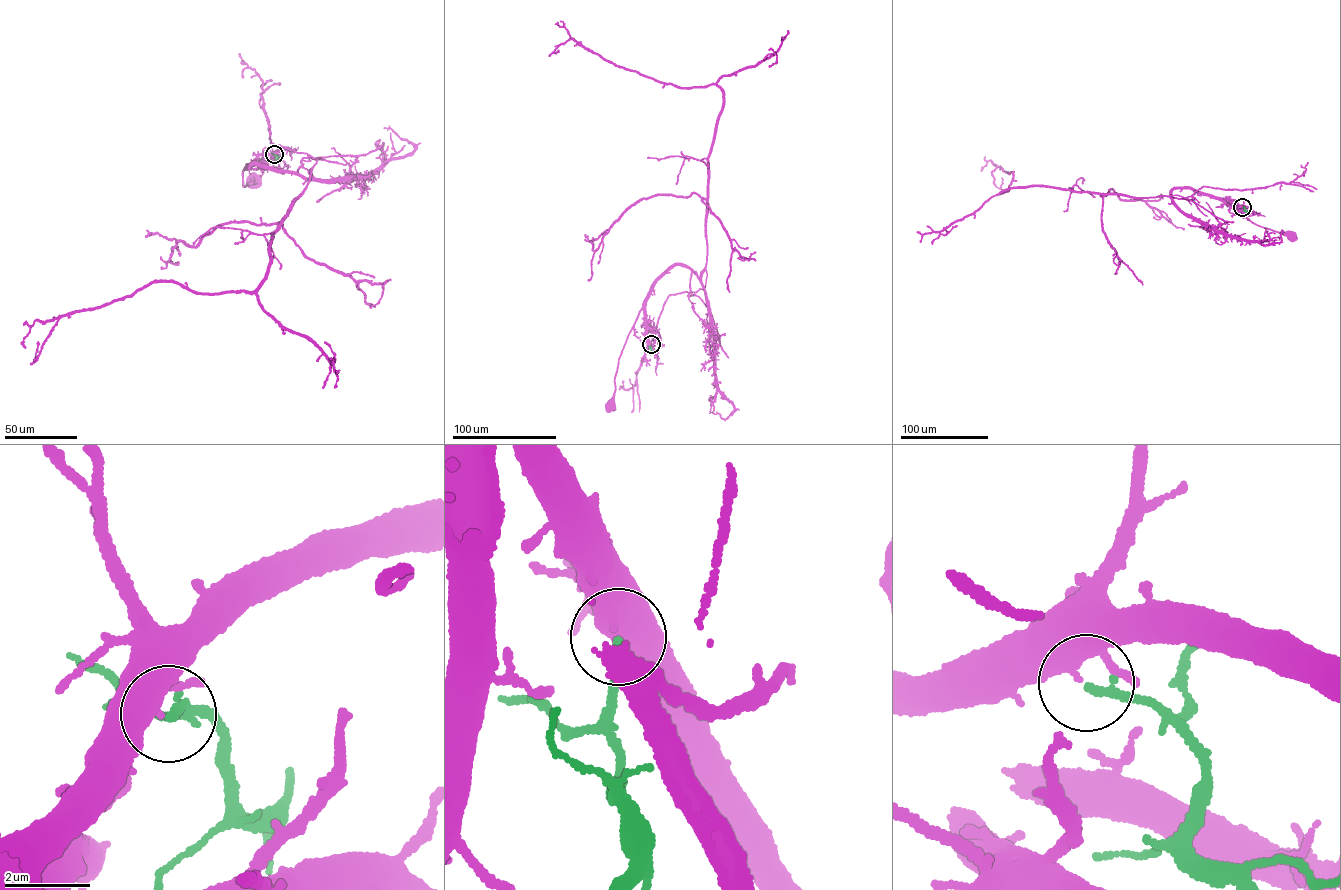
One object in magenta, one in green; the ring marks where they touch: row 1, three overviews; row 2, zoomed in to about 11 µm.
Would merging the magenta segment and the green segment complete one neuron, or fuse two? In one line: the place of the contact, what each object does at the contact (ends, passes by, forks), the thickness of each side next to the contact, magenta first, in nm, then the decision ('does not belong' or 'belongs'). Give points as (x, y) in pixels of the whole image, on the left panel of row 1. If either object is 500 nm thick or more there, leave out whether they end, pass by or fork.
at (274, 154); magenta ends there; green ends there; 480 nm thick on the magenta side, 190 nm on the other; does not belong

